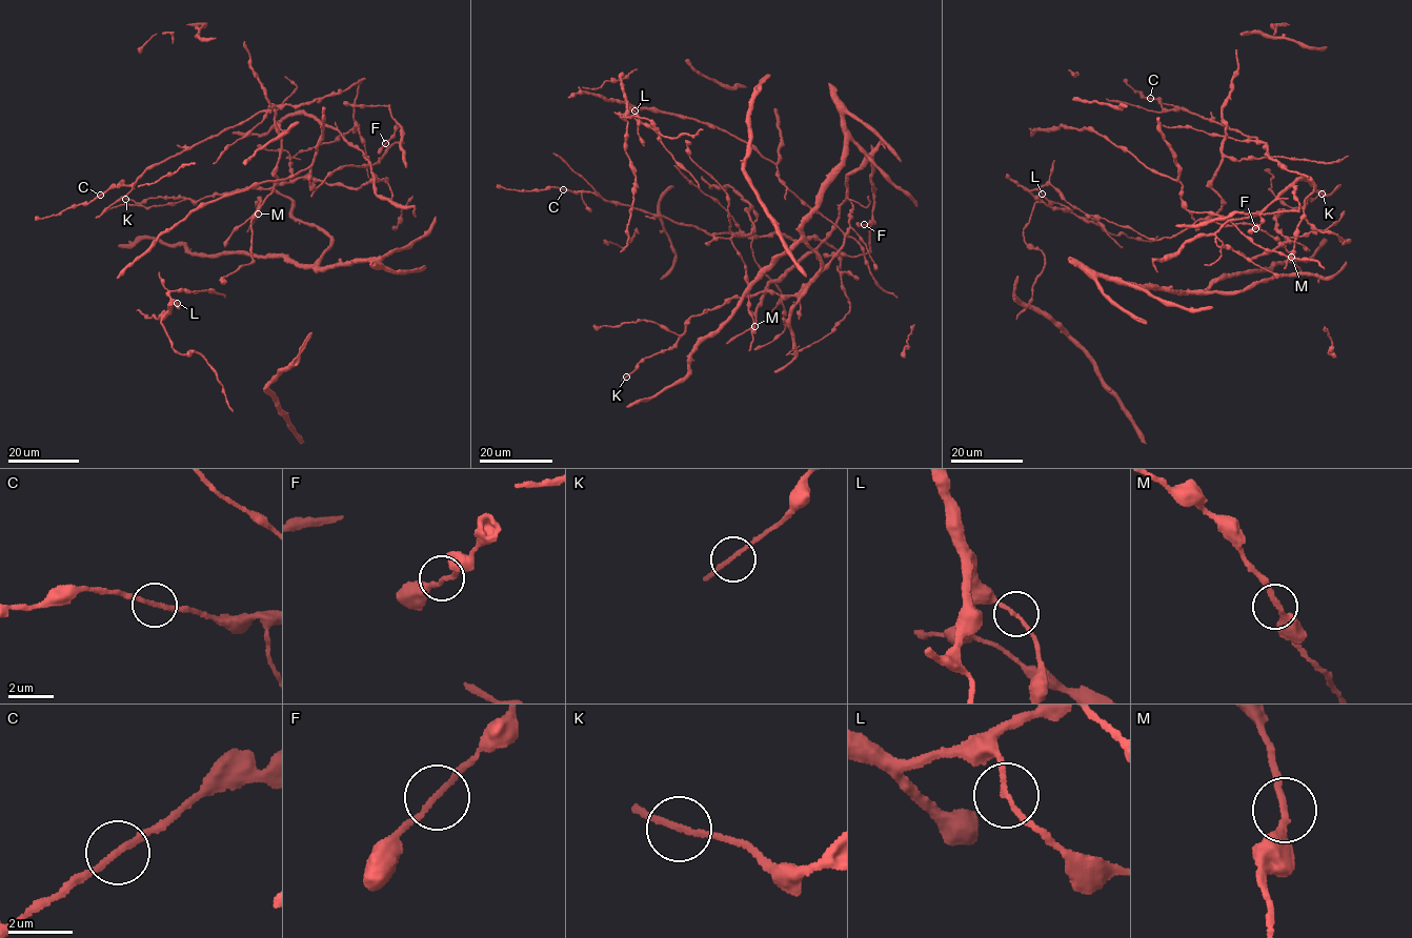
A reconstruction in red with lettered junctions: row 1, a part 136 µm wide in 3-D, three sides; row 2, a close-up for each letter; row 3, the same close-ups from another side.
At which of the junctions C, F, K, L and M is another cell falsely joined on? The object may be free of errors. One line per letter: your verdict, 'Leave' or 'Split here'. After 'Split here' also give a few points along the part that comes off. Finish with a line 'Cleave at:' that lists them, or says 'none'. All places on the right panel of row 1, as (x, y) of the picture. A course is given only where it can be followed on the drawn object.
C: Leave
F: Leave
K: Leave
L: Leave
M: Leave
Cleave at: none

